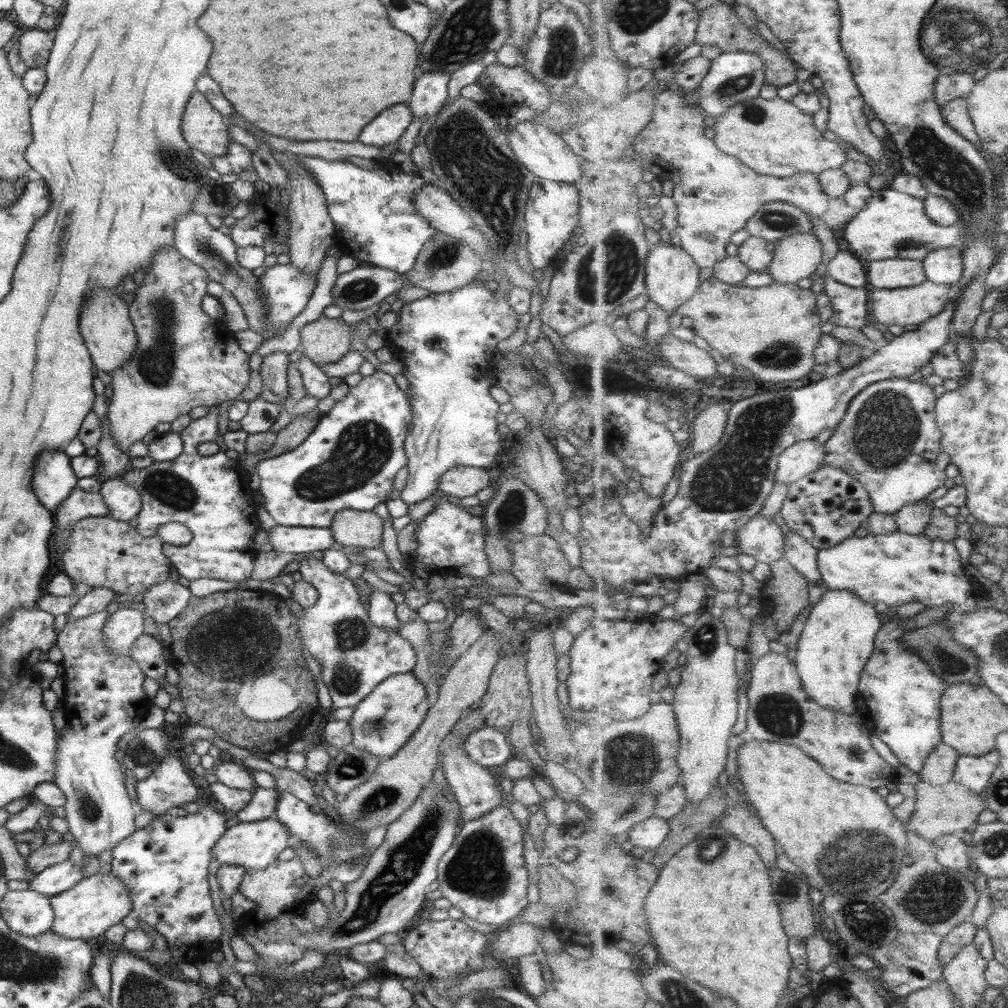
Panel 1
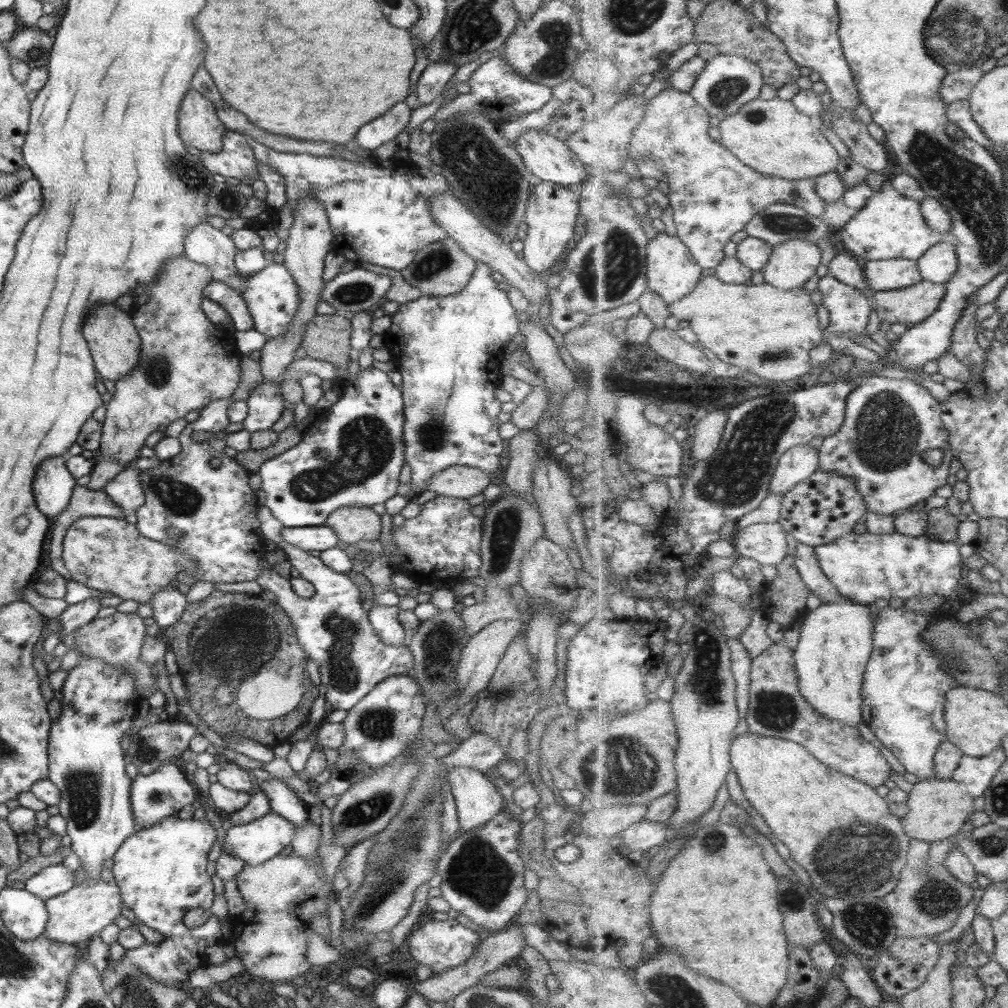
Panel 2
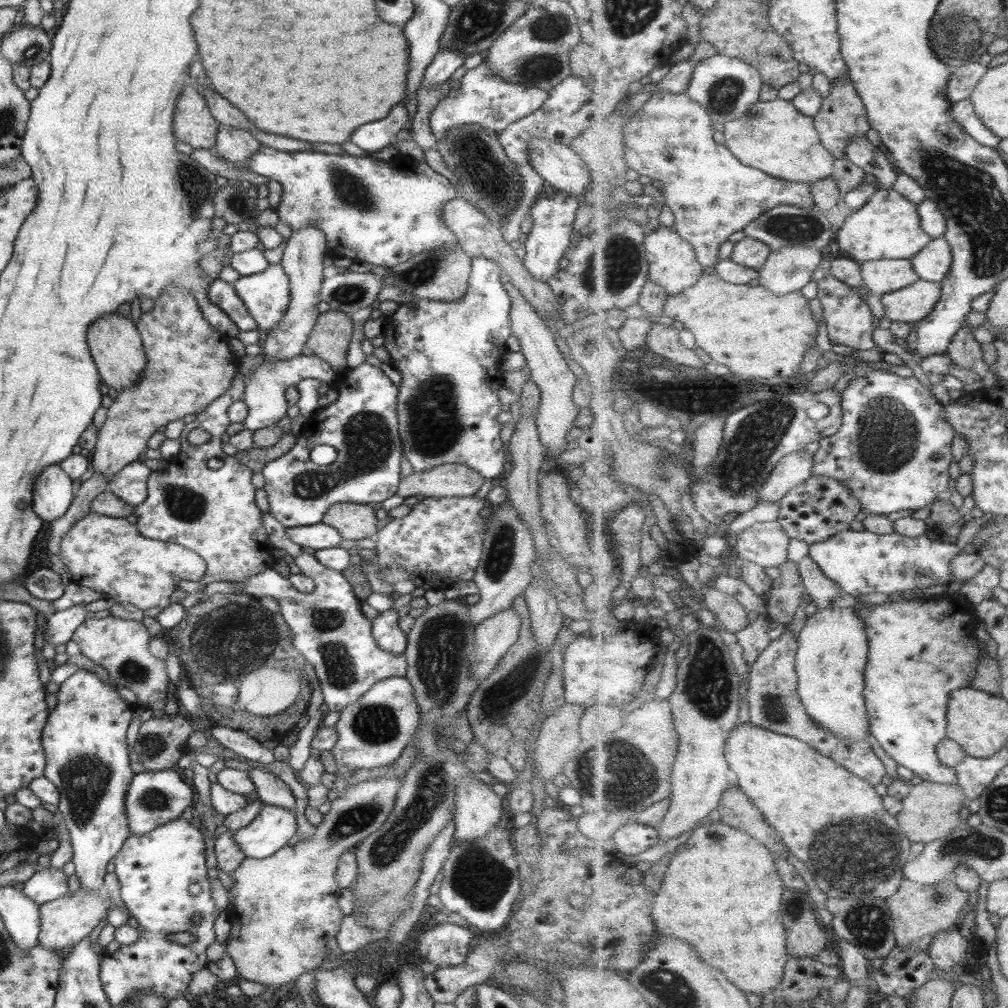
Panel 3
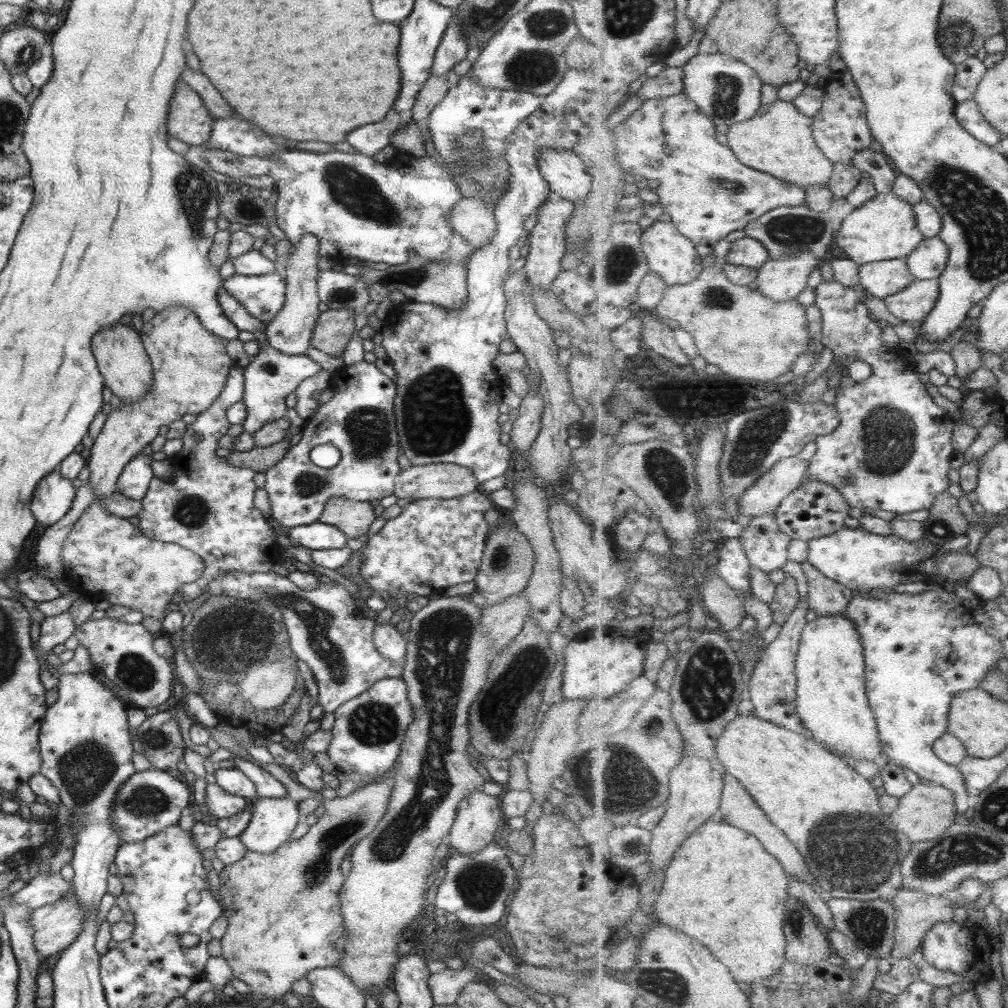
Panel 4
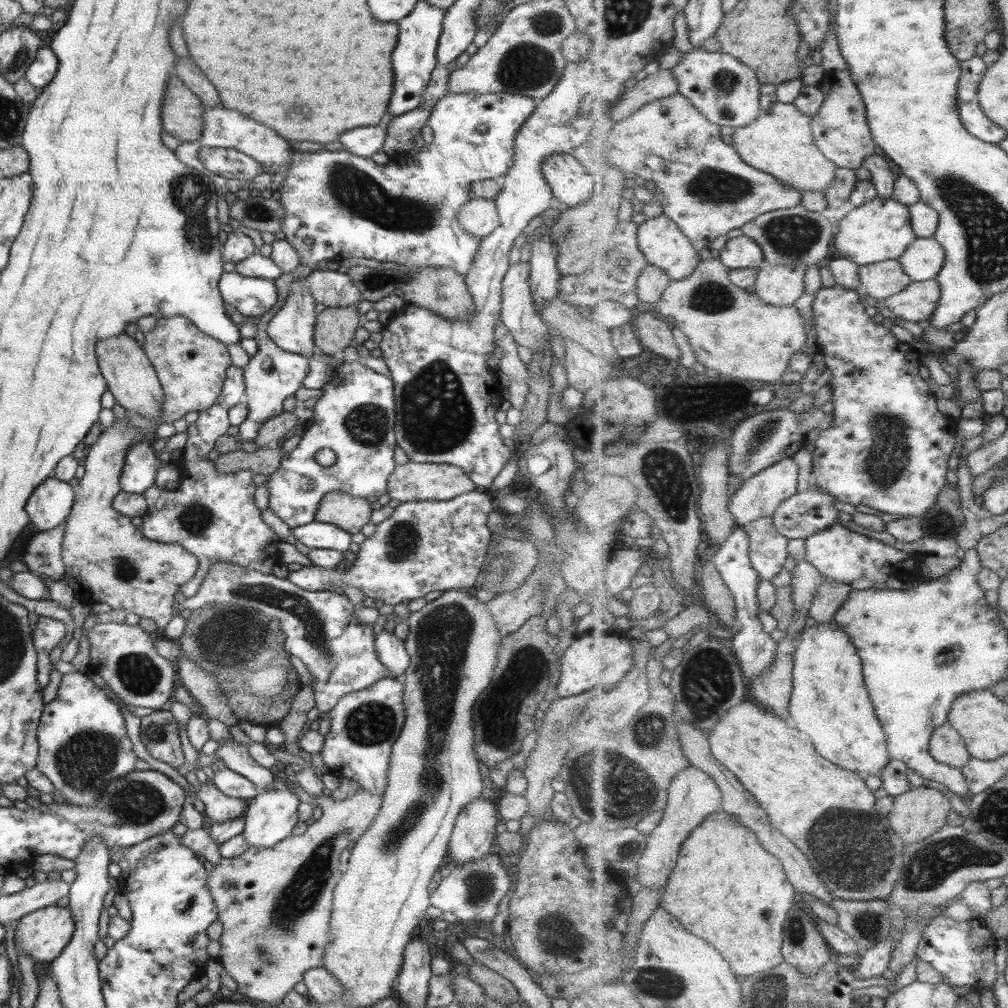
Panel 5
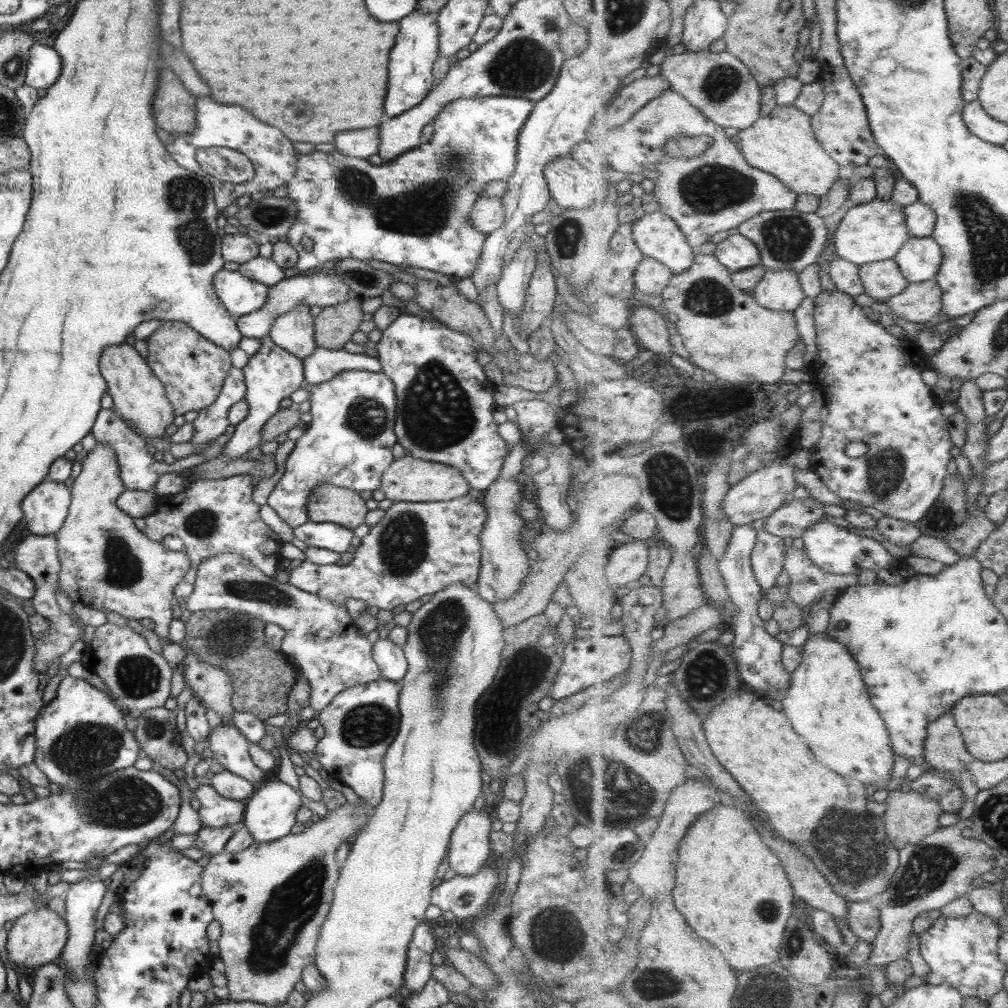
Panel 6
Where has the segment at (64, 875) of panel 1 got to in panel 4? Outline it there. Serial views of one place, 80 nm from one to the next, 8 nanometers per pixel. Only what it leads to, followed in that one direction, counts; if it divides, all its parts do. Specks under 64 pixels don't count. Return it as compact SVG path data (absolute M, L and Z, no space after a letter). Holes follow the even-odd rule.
M59 873L36 875L31 878L20 890L8 896L8 902L22 904L27 910L35 910L45 904L51 904L69 890L69 883L65 882Z

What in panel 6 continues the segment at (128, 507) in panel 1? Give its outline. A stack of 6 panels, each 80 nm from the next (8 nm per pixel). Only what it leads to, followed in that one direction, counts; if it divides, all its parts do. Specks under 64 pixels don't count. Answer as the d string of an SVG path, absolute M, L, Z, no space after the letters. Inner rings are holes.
M101 409L94 418L89 429L90 435L97 441L108 446L115 455L115 462L119 469L119 478L127 490L153 492L155 482L161 474L166 472L184 471L185 469L200 465L205 461L205 452L193 453L182 459L175 459L174 463L166 464L162 461L155 461L152 455L145 449L145 440L137 436L126 422L113 413L113 409Z

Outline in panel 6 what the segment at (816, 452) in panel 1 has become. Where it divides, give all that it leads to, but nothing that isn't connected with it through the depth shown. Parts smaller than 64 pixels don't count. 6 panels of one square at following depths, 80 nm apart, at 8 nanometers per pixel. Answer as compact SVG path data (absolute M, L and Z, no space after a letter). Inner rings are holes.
M773 462L751 472L741 482L730 486L728 496L725 497L722 512L736 526L752 524L756 520L766 519L773 512L780 509L786 501L795 499L796 467L779 462Z

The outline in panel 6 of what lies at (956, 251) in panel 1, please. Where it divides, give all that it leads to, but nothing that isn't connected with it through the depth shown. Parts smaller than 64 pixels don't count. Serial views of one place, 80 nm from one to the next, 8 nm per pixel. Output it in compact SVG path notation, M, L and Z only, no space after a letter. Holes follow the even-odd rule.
M911 237L894 259L909 282L935 279L943 260L940 244L931 237Z

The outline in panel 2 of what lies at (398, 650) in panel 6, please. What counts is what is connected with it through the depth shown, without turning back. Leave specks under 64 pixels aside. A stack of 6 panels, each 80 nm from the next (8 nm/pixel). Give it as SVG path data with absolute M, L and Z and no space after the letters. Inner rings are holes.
M373 603L368 612L368 620L373 628L373 633L381 643L390 646L402 646L405 630L397 620L397 608L379 606Z

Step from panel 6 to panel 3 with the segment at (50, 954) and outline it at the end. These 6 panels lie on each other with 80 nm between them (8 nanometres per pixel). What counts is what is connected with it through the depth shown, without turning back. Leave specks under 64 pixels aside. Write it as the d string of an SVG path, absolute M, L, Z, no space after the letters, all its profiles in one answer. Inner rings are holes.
M80 888L72 895L65 893L61 898L44 902L38 906L39 932L37 944L45 950L65 952L88 935L101 918L106 918L113 905L104 890Z

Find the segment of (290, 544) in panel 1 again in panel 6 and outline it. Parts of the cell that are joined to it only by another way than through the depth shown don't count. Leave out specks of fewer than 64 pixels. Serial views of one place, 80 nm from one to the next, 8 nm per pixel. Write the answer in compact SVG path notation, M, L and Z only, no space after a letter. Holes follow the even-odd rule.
M305 521L293 527L291 532L307 547L330 550L335 553L345 552L353 538L352 531L330 522Z

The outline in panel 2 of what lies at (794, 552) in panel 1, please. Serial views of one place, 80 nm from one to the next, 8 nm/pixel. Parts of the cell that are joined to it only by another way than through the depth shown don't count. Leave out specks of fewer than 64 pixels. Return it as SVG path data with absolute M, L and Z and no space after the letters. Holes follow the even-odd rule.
M798 541L795 549L796 552L793 556L803 582L809 587L809 591L816 595L822 603L841 603L843 596L823 572L816 557L815 547Z

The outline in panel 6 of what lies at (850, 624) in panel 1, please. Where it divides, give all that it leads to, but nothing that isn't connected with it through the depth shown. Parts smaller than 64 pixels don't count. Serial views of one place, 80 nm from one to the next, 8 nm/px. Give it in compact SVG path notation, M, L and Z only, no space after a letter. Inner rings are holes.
M827 633L808 634L808 640L803 648L804 653L801 654L803 661L791 676L790 689L782 698L780 709L789 717L795 731L825 766L837 771L837 774L844 775L845 778L853 778L867 786L871 784L887 790L890 788L896 750L893 748L884 718L872 703L860 664L849 653L848 646Z

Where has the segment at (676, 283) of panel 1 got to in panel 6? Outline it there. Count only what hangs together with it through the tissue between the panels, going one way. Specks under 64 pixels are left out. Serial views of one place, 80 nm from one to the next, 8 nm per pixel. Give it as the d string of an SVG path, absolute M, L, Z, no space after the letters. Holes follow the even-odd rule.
M662 210L638 218L633 223L633 234L644 256L665 264L675 275L687 273L696 265L697 249L689 244L680 226Z

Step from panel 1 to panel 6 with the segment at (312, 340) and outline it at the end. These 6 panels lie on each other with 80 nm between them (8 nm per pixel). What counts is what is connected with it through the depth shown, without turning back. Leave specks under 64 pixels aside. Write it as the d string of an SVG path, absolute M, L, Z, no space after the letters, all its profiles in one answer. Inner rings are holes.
M350 295L343 302L323 307L312 318L314 341L317 347L343 348L343 343L350 340L351 334L357 331L357 326L361 324L363 312L360 301L357 296Z

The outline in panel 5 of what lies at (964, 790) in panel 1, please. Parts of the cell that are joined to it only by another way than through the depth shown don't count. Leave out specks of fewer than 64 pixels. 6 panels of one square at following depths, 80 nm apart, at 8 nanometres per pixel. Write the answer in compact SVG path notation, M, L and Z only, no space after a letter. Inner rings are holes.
M923 785L896 796L894 802L896 807L887 816L907 845L937 834L951 812L943 792Z

